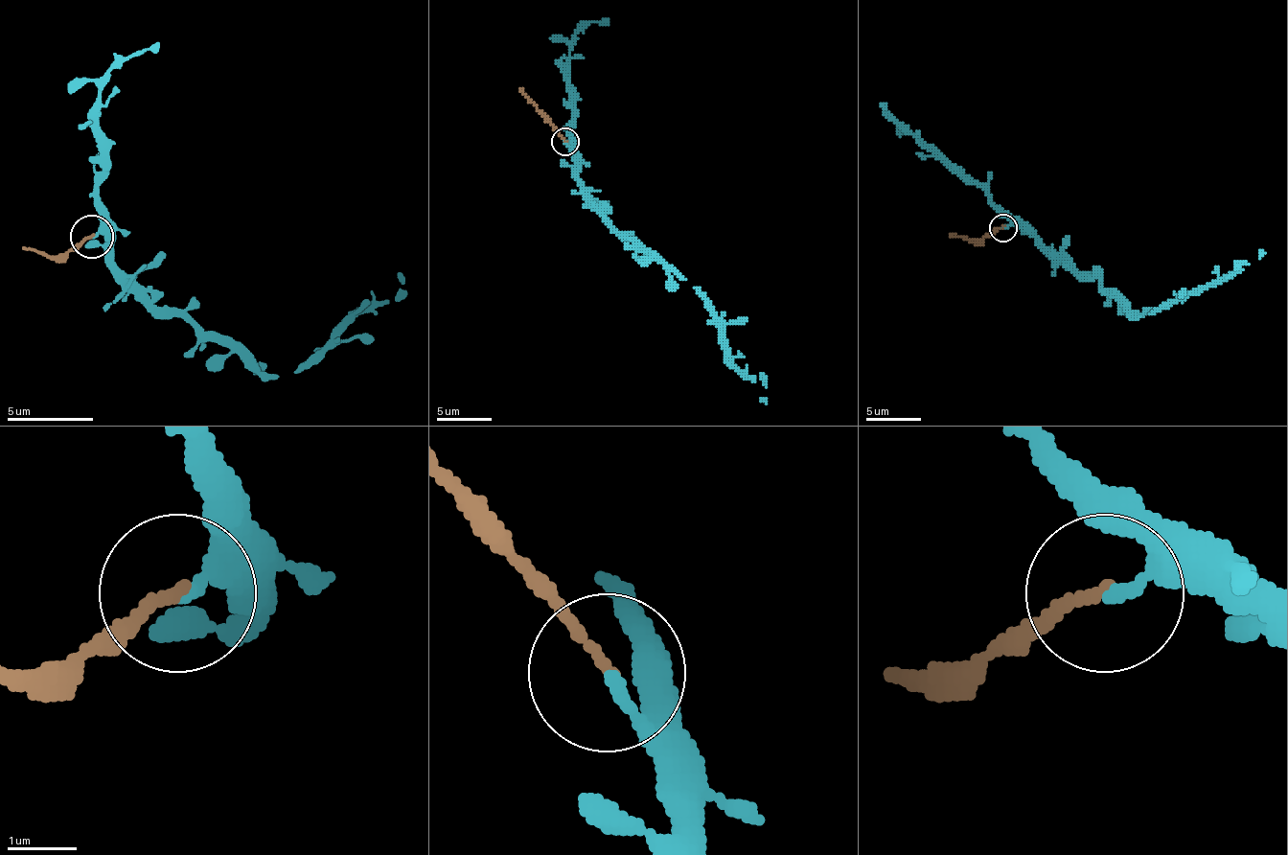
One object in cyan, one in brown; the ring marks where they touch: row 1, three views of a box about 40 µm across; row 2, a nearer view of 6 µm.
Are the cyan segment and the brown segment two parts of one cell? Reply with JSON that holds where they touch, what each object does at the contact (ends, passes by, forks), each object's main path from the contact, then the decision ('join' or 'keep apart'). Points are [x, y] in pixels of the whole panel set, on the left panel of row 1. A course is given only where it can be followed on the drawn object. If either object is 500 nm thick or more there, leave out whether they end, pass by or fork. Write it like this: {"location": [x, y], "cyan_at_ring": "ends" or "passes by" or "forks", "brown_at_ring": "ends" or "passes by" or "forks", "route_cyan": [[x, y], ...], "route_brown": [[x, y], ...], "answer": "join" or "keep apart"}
{"location": [91, 236], "cyan_at_ring": "ends", "brown_at_ring": "ends", "route_cyan": [[90, 237], [107, 242], [155, 306], [233, 340], [271, 375], [297, 371], [340, 328], [396, 302], [396, 271]], "route_brown": [[90, 237], [64, 254], [21, 245]], "answer": "keep apart"}

